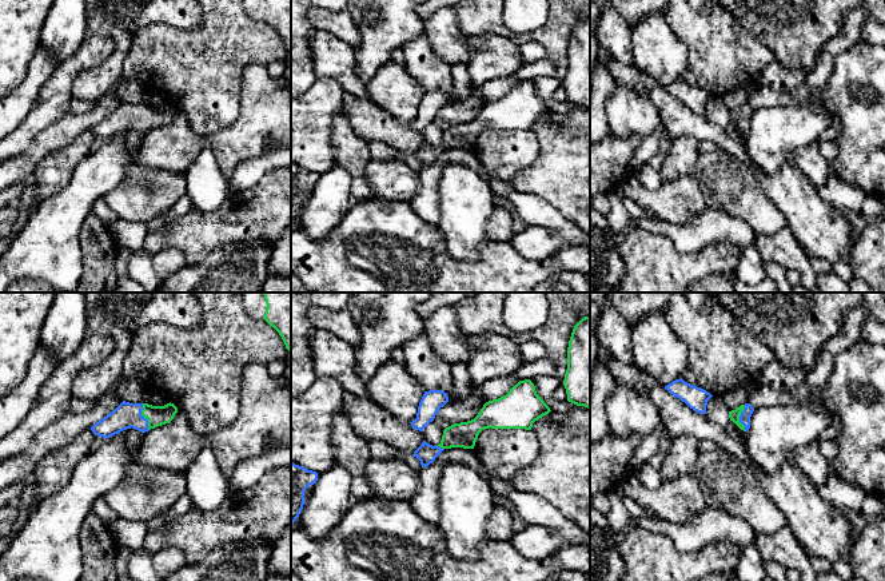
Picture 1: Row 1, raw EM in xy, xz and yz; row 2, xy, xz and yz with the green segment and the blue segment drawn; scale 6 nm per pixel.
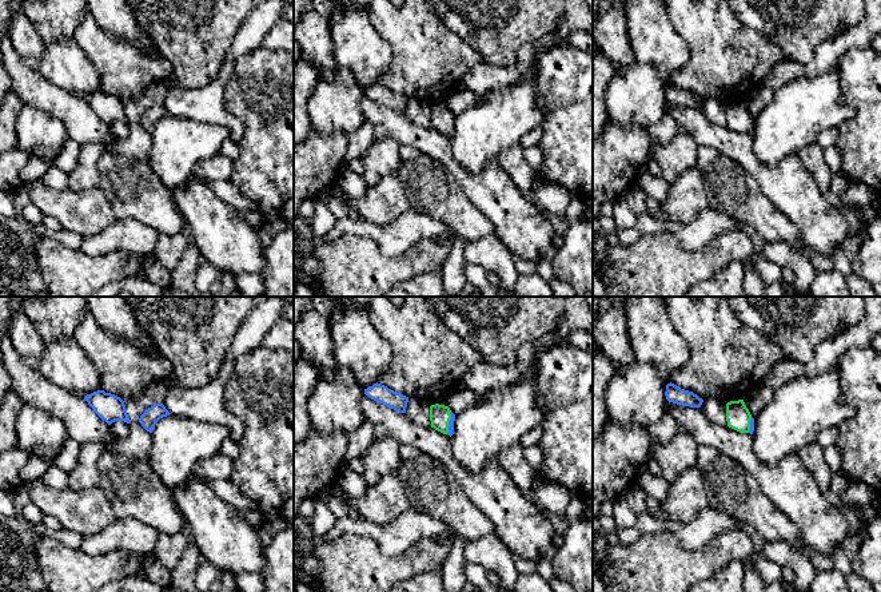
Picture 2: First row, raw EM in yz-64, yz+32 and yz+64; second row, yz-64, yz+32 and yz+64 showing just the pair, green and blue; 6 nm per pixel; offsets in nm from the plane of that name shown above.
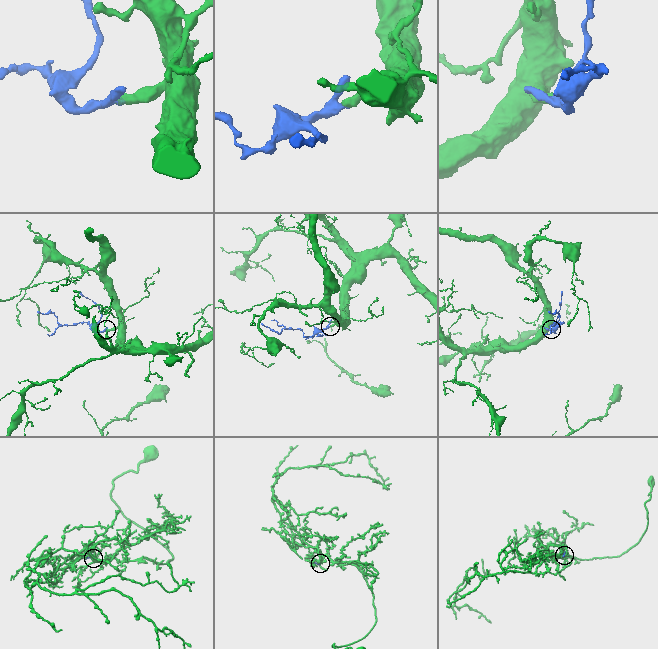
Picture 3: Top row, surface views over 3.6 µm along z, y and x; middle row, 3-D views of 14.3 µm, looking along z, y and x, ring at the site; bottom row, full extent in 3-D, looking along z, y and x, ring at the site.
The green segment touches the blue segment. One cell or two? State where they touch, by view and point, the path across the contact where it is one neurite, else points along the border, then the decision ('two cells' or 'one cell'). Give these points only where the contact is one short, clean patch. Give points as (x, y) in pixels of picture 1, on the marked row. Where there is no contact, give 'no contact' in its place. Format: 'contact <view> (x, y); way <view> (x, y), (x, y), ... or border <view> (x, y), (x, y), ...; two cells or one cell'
contact xy (144, 417); way xy (156, 416), (144, 417), (126, 416); one cell

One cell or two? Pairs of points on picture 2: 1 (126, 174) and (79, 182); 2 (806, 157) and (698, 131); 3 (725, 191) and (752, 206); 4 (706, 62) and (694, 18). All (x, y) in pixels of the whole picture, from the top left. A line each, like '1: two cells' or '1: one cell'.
1: two cells
2: two cells
3: one cell
4: one cell

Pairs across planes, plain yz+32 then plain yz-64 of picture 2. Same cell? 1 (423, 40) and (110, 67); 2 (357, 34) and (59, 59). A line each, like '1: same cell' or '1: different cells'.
1: same cell
2: same cell

